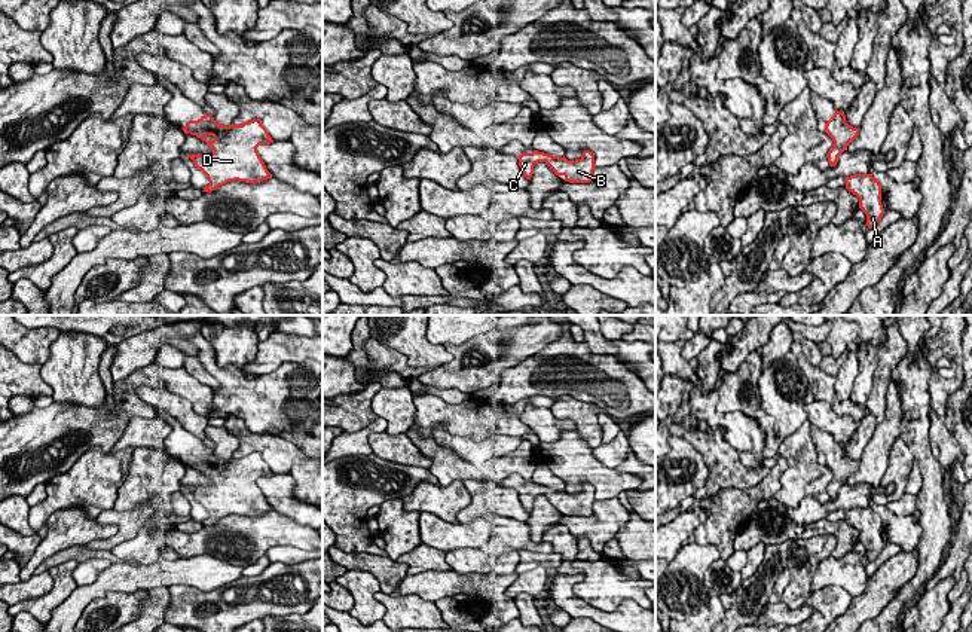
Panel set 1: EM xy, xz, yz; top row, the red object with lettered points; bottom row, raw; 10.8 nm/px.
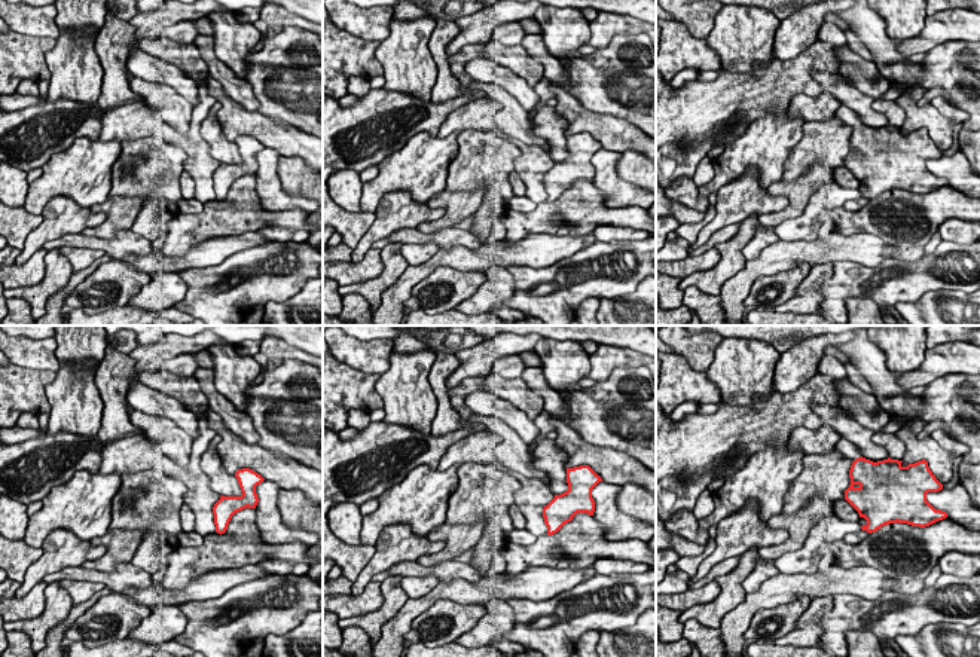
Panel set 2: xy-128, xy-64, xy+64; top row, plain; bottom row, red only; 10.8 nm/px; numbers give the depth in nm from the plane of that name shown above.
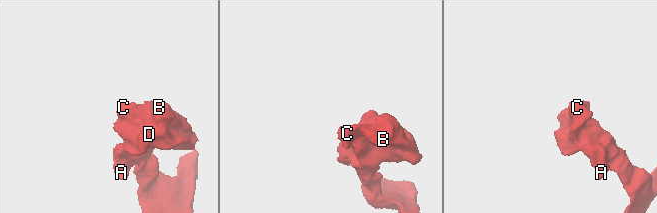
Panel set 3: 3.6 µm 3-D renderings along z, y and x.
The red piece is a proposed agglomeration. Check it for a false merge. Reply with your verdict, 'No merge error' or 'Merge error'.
No merge error

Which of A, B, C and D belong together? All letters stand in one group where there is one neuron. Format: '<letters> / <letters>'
A B C D

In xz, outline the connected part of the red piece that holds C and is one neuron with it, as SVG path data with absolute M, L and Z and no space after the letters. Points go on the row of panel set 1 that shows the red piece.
M534 150L532 153L522 153L517 156L519 167L523 175L531 180L534 167L538 162L545 162L556 175L563 175L569 183L590 183L593 180L594 155L584 150L580 159L568 161L565 156L553 156L544 152Z

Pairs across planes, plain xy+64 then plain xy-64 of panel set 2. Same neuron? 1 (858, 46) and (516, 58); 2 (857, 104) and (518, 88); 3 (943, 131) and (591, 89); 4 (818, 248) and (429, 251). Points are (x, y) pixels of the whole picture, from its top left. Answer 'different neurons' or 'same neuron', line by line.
1: different neurons
2: same neuron
3: different neurons
4: different neurons

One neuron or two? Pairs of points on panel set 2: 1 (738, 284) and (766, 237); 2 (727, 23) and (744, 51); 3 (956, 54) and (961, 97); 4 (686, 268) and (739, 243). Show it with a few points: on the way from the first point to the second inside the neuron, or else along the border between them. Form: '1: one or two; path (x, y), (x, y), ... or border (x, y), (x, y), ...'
1: two; border (779, 240), (747, 262)
2: one; path (735, 30), (739, 34), (739, 43)
3: one; path (946, 64), (946, 82), (951, 86)
4: two; border (719, 250), (719, 260), (711, 268), (690, 274)

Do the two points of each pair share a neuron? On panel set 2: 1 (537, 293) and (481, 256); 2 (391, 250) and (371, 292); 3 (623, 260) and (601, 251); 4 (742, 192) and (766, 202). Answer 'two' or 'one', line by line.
1: two
2: one
3: one
4: one

